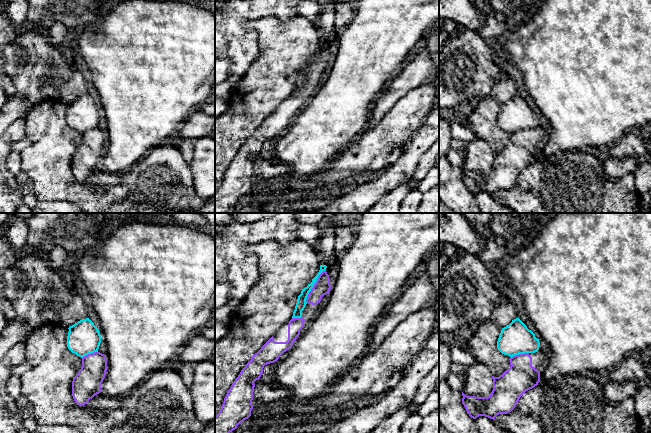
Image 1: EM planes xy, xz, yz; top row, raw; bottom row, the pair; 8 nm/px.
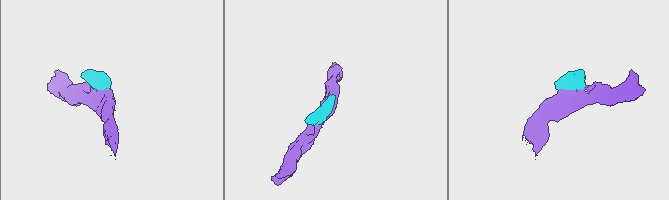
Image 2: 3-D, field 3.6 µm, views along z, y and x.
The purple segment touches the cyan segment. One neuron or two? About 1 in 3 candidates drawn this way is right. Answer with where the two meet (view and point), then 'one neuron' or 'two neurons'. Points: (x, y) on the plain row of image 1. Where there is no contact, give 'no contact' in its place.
contact xz (313, 62); two neurons

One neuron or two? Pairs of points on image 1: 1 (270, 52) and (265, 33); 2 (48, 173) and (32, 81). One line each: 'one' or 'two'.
1: one
2: two

